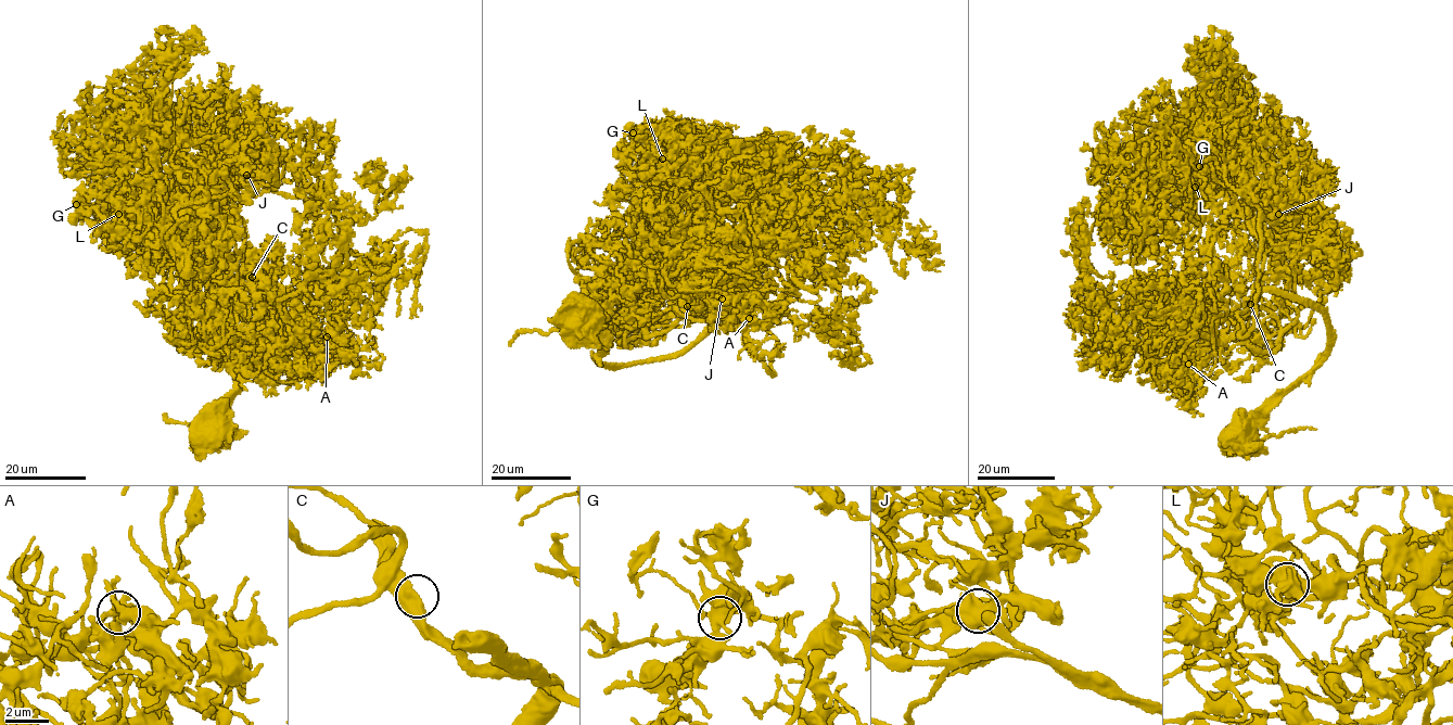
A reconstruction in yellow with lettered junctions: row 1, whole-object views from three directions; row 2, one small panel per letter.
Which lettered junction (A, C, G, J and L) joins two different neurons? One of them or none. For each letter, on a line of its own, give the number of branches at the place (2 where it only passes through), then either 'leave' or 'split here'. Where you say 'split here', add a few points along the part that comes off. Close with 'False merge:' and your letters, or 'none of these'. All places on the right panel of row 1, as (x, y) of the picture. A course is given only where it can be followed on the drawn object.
A: 2 branches meet; leave
C: 2 branches meet; leave
G: 2 branches meet; leave
J: 3 branches meet; leave
L: 3 branches meet; leave
False merge: none of these

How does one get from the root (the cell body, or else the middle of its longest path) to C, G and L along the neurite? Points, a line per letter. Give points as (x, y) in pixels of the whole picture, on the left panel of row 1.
C: (203, 432), (207, 414), (237, 384), (224, 315), (238, 275), (271, 247), (271, 269), (251, 277)
G: (203, 432), (237, 384), (224, 315), (238, 275), (275, 251), (251, 276), (183, 211), (97, 193), (76, 204)
L: (203, 432), (237, 384), (224, 315), (238, 275), (275, 251), (251, 276), (183, 211), (118, 214)

